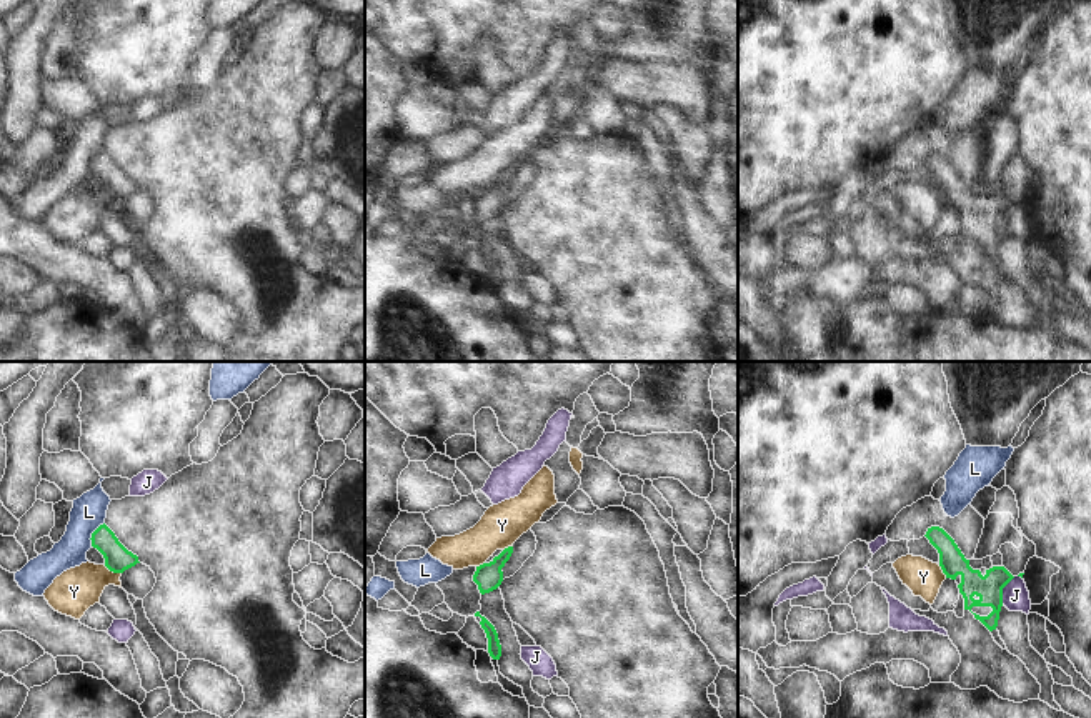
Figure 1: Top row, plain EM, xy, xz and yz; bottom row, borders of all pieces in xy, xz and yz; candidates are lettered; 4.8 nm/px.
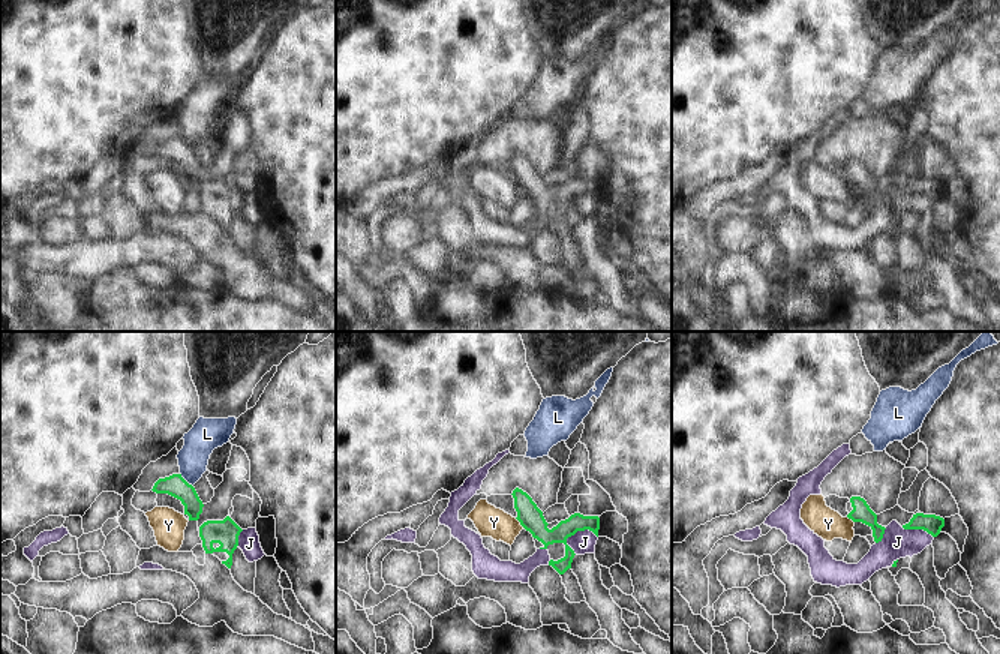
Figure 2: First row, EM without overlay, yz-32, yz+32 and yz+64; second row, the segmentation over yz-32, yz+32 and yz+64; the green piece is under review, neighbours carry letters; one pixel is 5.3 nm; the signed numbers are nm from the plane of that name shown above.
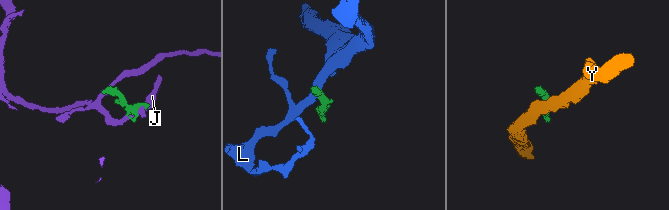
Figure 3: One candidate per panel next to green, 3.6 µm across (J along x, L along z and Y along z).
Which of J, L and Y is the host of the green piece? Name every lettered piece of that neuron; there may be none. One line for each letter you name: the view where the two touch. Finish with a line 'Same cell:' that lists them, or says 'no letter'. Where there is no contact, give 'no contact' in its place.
Same cell: no letter

